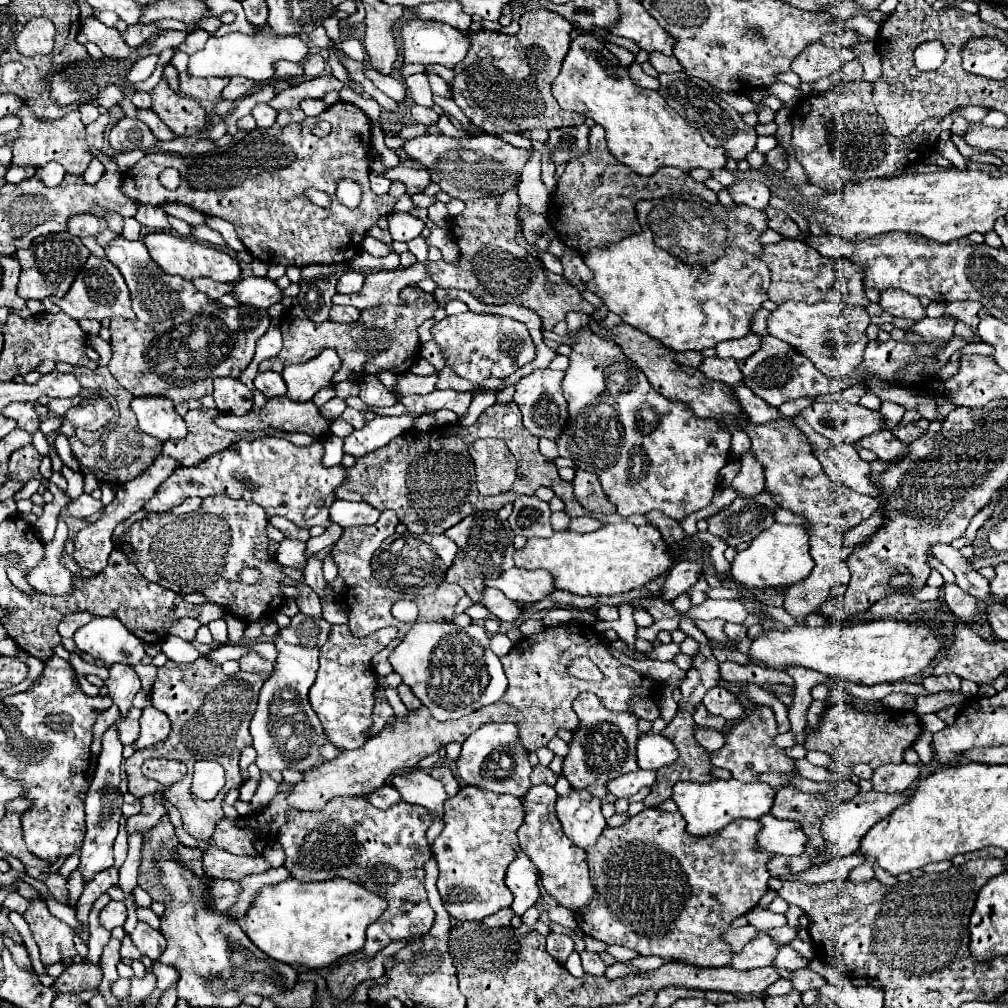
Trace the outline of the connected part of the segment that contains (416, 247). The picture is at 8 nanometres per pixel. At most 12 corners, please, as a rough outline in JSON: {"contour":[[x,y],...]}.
{"contour":[[422,236],[408,242],[408,250],[424,262],[428,246]]}

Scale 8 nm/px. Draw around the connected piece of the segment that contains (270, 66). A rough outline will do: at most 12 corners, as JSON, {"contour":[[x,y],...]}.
{"contour":[[210,36],[190,56],[195,77],[274,78],[274,62],[302,62],[300,36]]}

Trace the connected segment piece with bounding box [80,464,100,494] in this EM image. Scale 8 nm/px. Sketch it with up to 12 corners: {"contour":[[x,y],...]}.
{"contour":[[80,464],[84,475],[84,492],[90,494],[100,487],[90,469]]}

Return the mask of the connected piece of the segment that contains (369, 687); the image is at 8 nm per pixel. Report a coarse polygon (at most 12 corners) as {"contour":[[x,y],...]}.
{"contour":[[332,626],[310,704],[328,742],[368,740],[387,627],[352,636]]}

